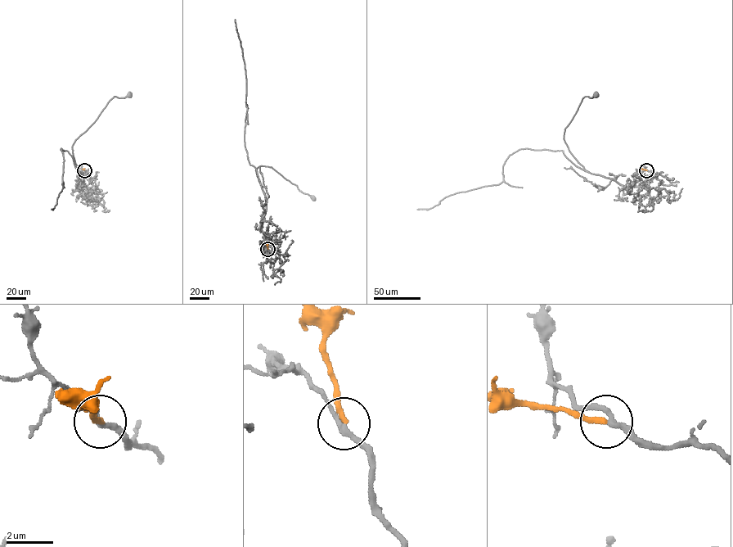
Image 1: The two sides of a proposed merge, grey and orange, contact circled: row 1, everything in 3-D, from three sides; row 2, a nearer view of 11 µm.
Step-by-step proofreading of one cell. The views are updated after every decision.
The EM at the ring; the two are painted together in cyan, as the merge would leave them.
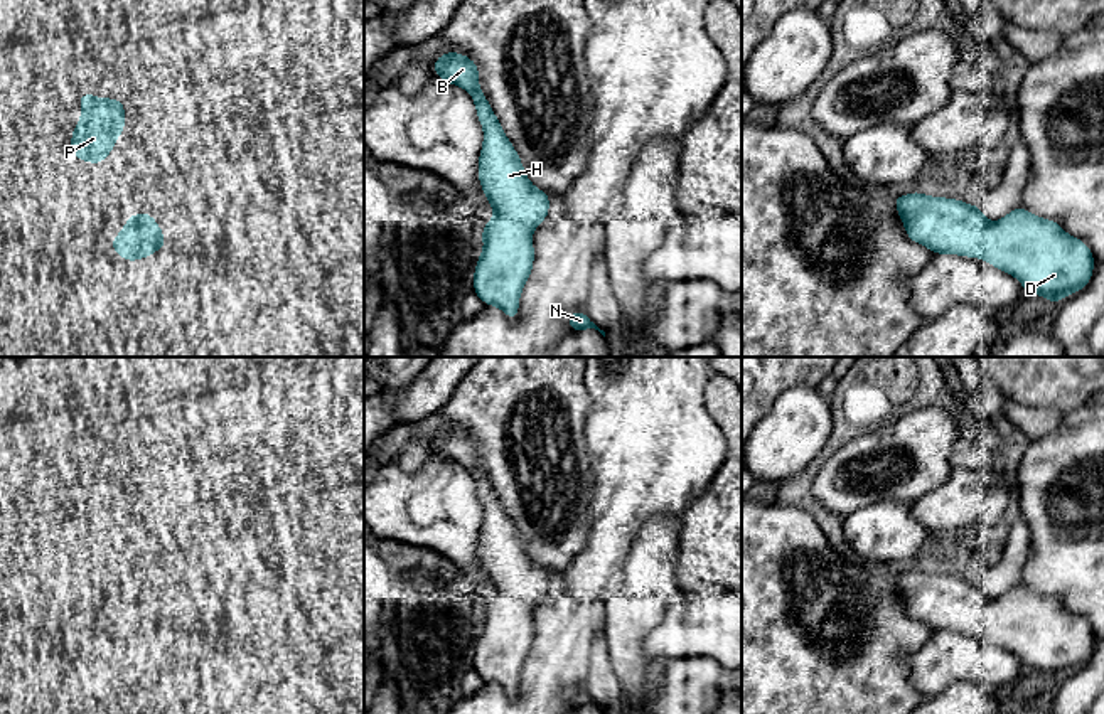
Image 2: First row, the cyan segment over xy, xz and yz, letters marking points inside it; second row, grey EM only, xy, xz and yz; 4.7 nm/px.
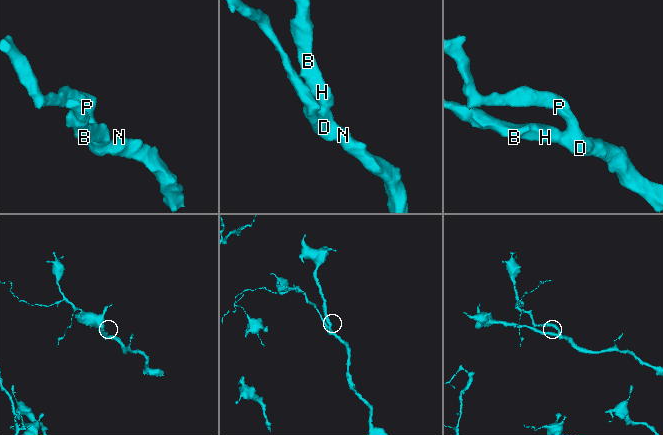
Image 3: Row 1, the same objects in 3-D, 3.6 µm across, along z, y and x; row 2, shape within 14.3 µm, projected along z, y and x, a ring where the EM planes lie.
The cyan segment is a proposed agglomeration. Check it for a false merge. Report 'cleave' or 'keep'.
keep

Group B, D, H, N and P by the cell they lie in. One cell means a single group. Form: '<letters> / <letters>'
B D H N P

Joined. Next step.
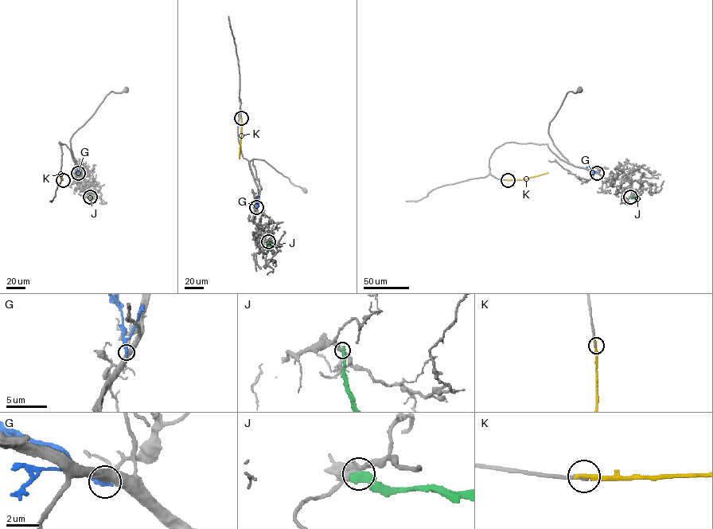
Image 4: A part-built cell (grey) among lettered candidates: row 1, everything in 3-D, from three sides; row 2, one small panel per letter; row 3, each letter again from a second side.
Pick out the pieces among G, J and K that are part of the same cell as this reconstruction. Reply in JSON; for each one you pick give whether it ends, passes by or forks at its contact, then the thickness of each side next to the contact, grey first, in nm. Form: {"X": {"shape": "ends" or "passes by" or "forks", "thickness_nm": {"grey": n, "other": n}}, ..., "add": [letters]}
{"K": {"shape": "ends", "thickness_nm": {"grey": 280, "other": 240}}, "add": ["K"]}

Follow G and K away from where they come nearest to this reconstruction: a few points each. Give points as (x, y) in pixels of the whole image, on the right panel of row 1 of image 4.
G: (597, 173), (586, 168)
K: (508, 180), (524, 179), (547, 173)

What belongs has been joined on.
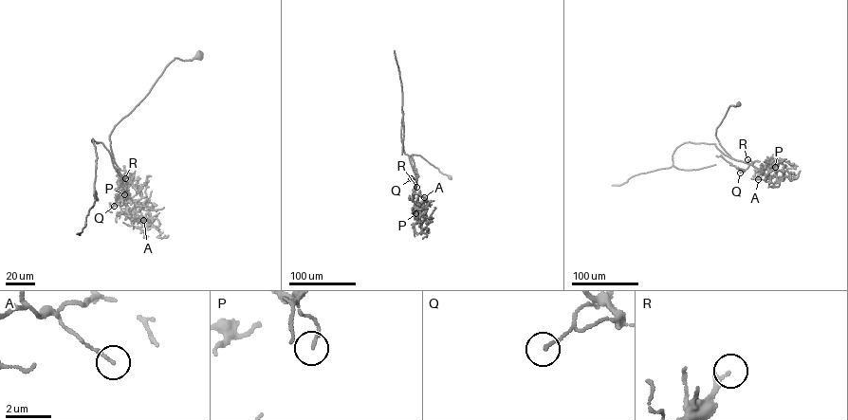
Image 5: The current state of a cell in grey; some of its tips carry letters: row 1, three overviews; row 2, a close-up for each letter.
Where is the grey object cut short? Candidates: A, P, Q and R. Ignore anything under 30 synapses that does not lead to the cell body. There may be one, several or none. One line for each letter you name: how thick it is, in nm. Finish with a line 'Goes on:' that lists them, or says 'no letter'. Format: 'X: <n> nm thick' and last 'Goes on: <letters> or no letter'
R: 240 nm thick
Goes on: R

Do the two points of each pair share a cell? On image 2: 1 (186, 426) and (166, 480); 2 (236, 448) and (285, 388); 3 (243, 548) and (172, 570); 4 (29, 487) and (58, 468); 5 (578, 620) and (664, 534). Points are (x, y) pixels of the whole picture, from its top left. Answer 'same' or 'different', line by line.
1: different
2: same
3: same
4: different
5: different

